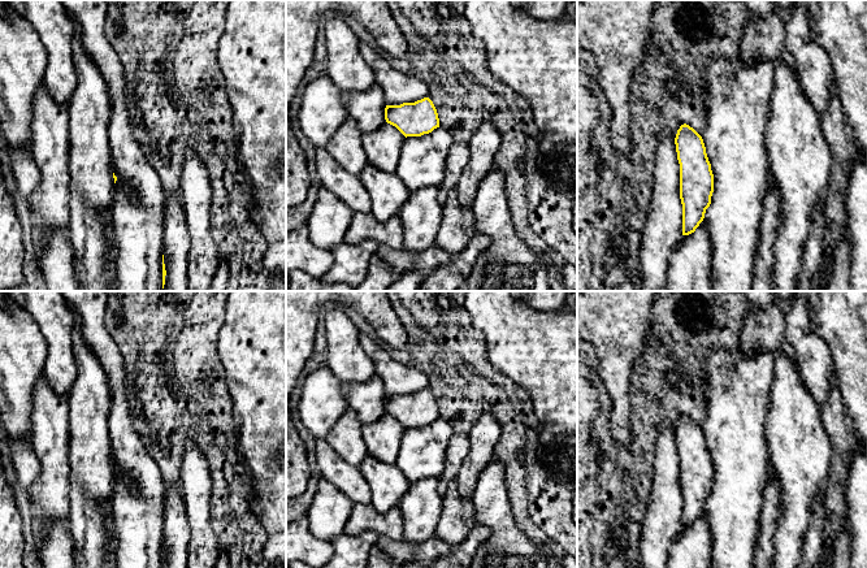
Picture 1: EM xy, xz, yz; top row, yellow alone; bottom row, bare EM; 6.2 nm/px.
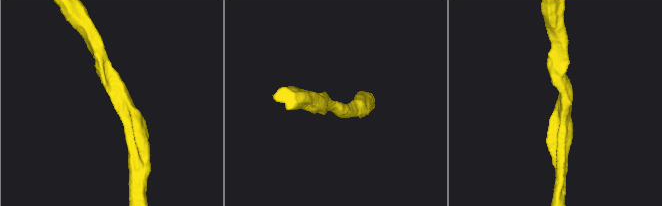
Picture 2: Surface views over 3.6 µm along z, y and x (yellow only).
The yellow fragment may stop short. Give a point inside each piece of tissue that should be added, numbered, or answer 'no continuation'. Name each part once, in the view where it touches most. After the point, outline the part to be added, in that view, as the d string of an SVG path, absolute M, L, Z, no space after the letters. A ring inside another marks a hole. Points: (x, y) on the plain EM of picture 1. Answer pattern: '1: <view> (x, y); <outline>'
no continuation

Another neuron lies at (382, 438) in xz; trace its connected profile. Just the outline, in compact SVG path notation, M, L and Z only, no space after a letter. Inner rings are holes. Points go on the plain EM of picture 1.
M387 413L377 421L363 424L361 435L368 455L386 464L396 464L404 430L406 428Z

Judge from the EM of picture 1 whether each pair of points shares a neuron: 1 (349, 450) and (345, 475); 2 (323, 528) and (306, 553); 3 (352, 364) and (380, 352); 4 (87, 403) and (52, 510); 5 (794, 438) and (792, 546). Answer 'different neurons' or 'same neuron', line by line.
1: different neurons
2: different neurons
3: different neurons
4: different neurons
5: same neuron

